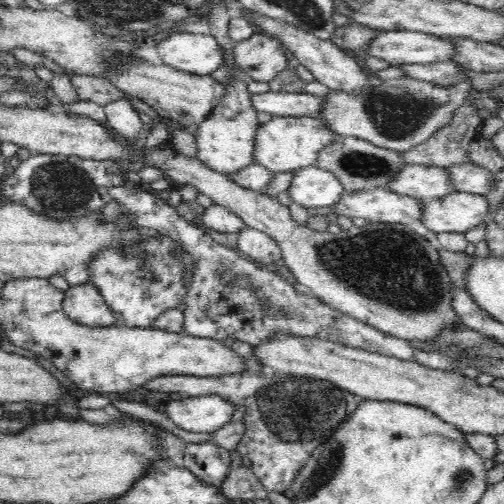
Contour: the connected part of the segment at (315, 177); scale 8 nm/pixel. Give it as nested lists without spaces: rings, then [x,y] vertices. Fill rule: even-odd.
[[[317,165],[294,171],[288,188],[292,201],[306,209],[334,207],[342,199],[342,192],[338,177]]]

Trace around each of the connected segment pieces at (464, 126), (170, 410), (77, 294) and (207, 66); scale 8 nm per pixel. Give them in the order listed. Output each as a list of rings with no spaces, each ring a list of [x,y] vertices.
[[[471,104],[459,106],[453,119],[437,130],[426,142],[402,153],[406,164],[423,164],[448,168],[470,162],[468,150],[475,140],[476,128],[482,122],[476,107]]]
[[[219,394],[181,397],[166,403],[164,414],[188,432],[214,432],[232,420],[236,406]]]
[[[93,282],[72,286],[65,292],[63,307],[68,318],[84,326],[103,327],[115,324],[115,314]]]
[[[173,33],[156,48],[162,63],[192,74],[210,75],[224,64],[224,49],[212,34]]]

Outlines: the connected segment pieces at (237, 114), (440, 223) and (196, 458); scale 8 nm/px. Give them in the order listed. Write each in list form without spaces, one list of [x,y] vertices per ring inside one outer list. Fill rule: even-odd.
[[[232,78],[226,82],[226,94],[222,102],[199,124],[196,134],[196,157],[208,168],[224,174],[236,174],[238,170],[254,164],[254,142],[256,130],[261,125],[256,117],[258,111],[252,107],[248,78]]]
[[[456,191],[424,203],[422,222],[437,234],[465,234],[489,217],[489,203],[483,194]]]
[[[188,443],[183,454],[184,466],[202,483],[221,483],[231,467],[231,451],[210,444]]]

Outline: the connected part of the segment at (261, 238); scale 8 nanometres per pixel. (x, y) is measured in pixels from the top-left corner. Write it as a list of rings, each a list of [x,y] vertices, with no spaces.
[[[244,228],[238,234],[238,249],[244,257],[249,256],[250,261],[254,261],[261,267],[273,269],[275,264],[284,266],[284,258],[282,250],[268,234],[254,230],[252,228]]]

